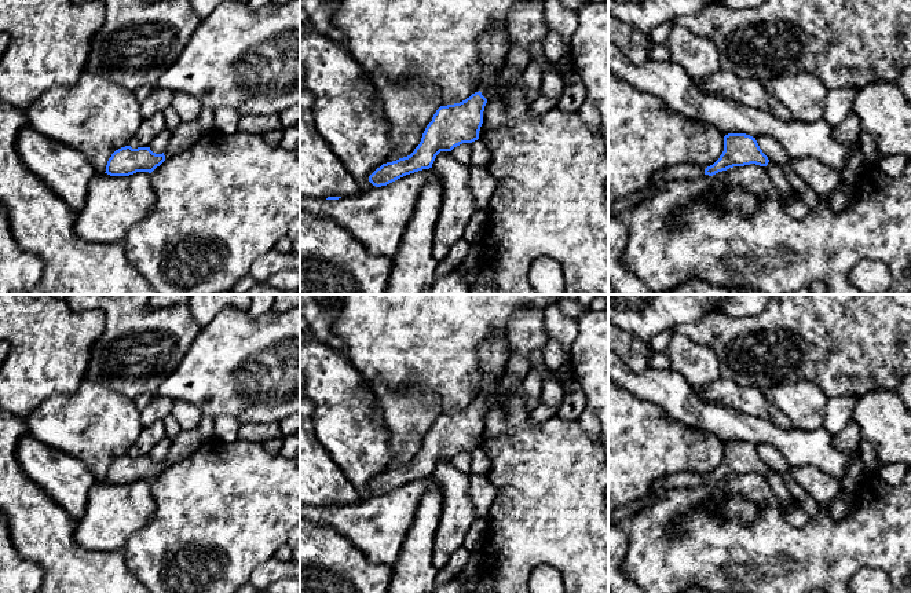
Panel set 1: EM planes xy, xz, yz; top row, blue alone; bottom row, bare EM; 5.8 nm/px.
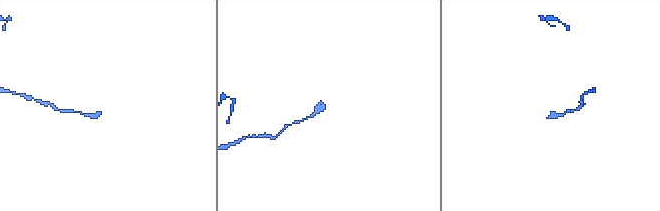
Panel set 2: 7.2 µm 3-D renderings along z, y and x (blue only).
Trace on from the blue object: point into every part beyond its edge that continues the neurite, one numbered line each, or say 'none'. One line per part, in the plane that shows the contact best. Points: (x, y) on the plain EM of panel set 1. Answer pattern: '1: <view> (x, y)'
1: xz (493, 354)

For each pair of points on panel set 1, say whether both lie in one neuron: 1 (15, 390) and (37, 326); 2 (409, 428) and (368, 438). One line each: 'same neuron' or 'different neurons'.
1: same neuron
2: different neurons

